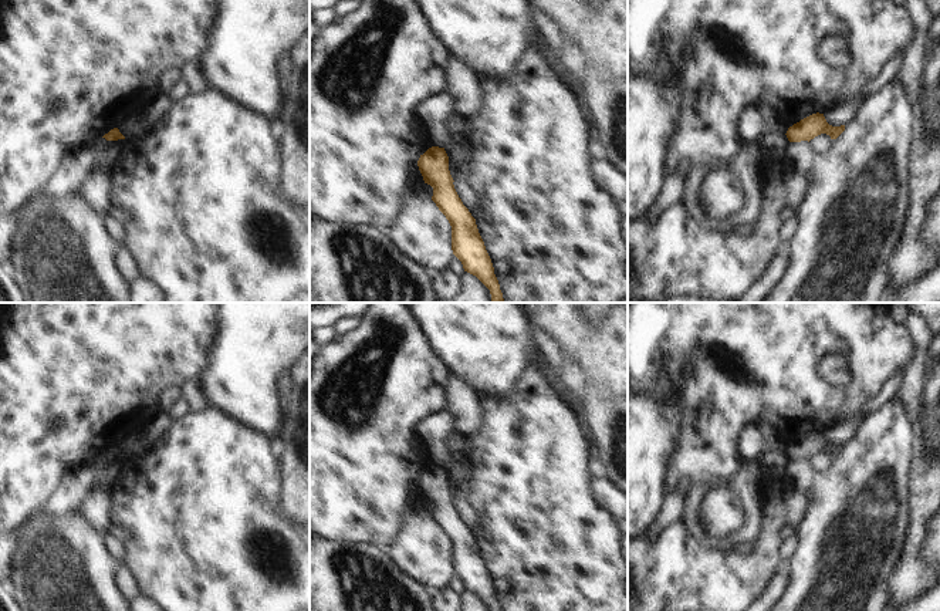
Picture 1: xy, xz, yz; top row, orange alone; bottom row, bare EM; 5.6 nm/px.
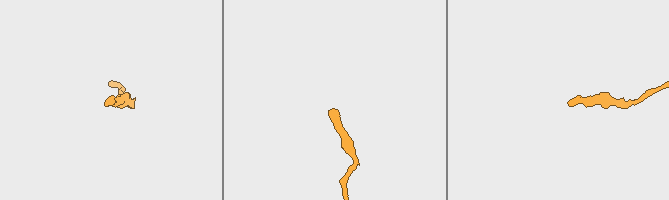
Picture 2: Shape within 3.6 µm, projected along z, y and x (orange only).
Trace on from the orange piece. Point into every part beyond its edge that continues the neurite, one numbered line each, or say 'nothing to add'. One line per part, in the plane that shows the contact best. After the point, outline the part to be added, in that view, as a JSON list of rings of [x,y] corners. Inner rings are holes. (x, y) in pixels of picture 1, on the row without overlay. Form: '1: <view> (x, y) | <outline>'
nothing to add

